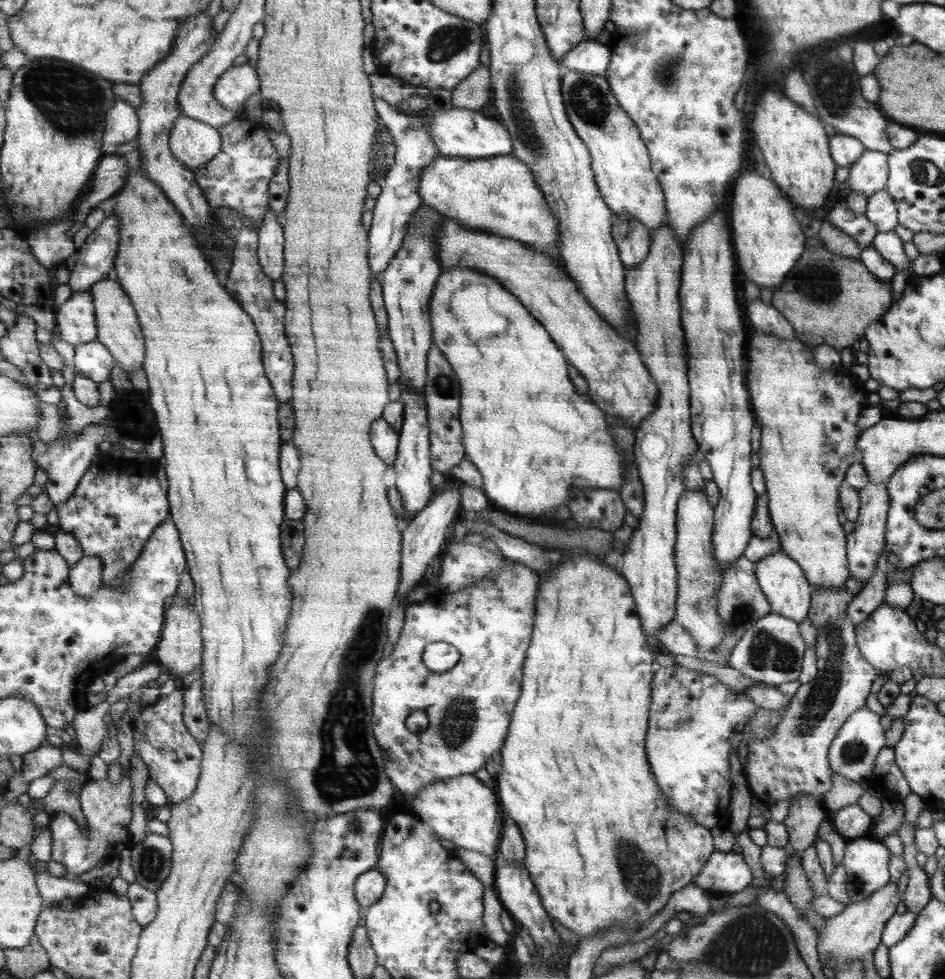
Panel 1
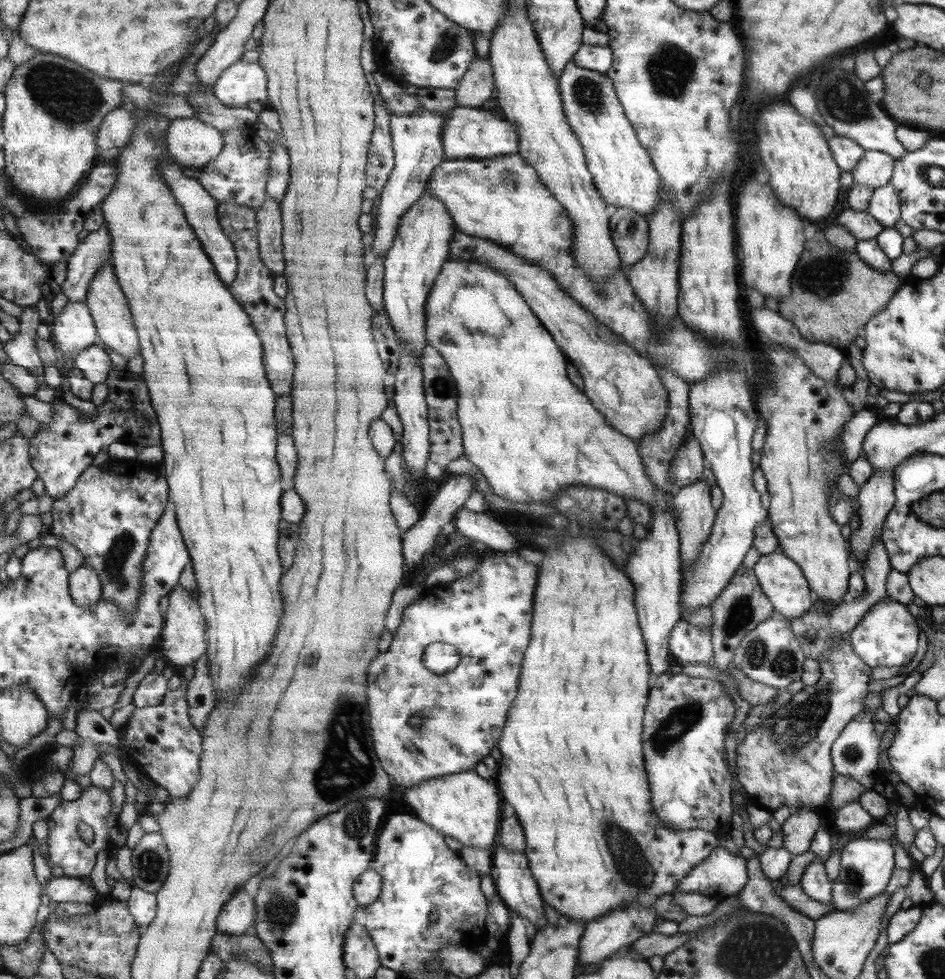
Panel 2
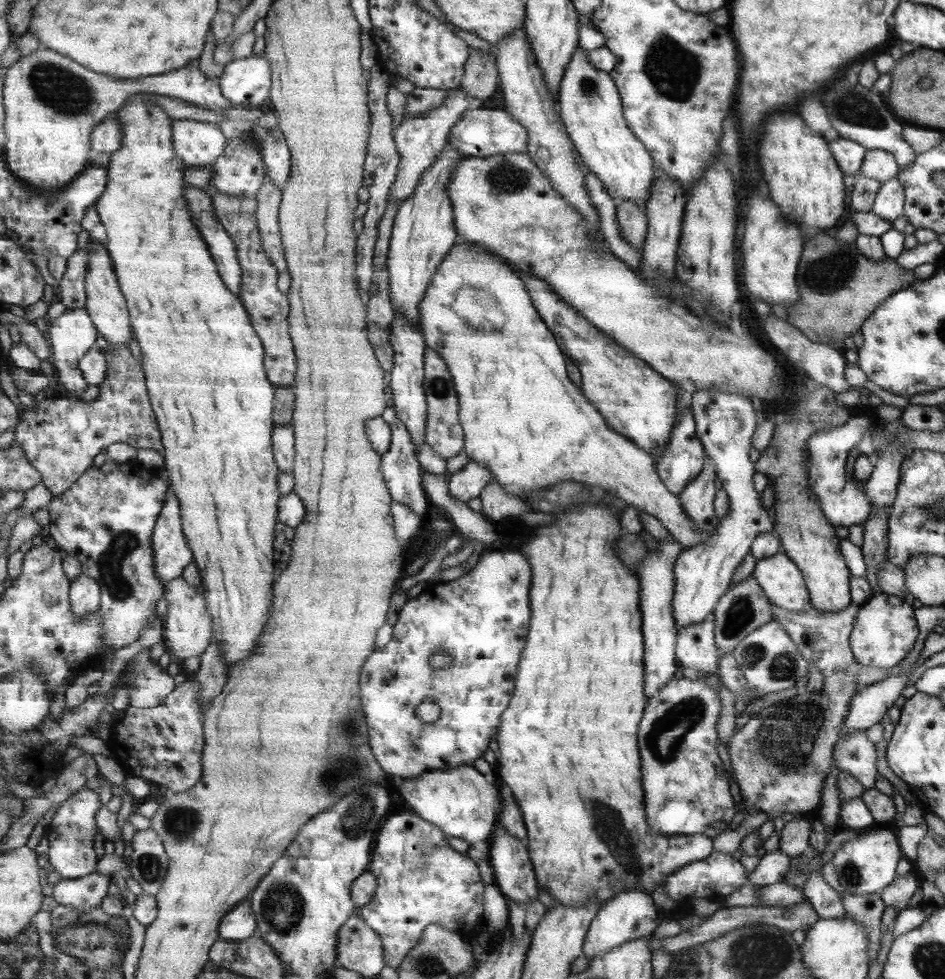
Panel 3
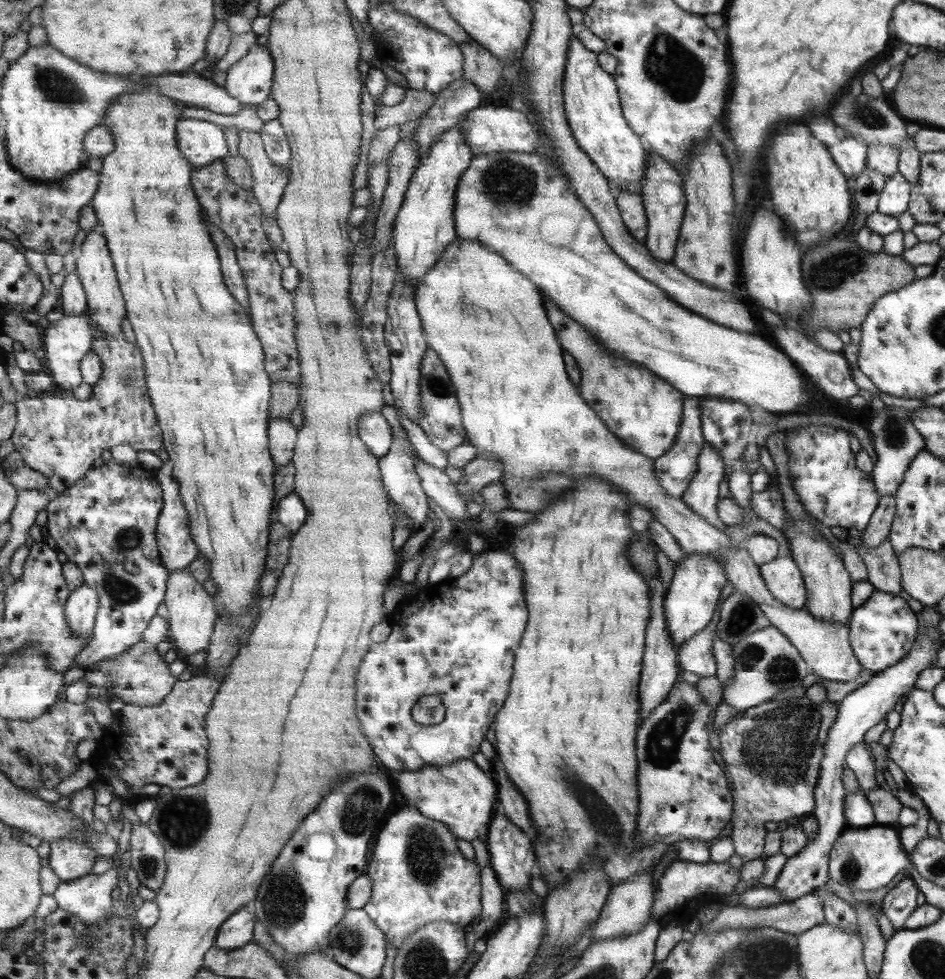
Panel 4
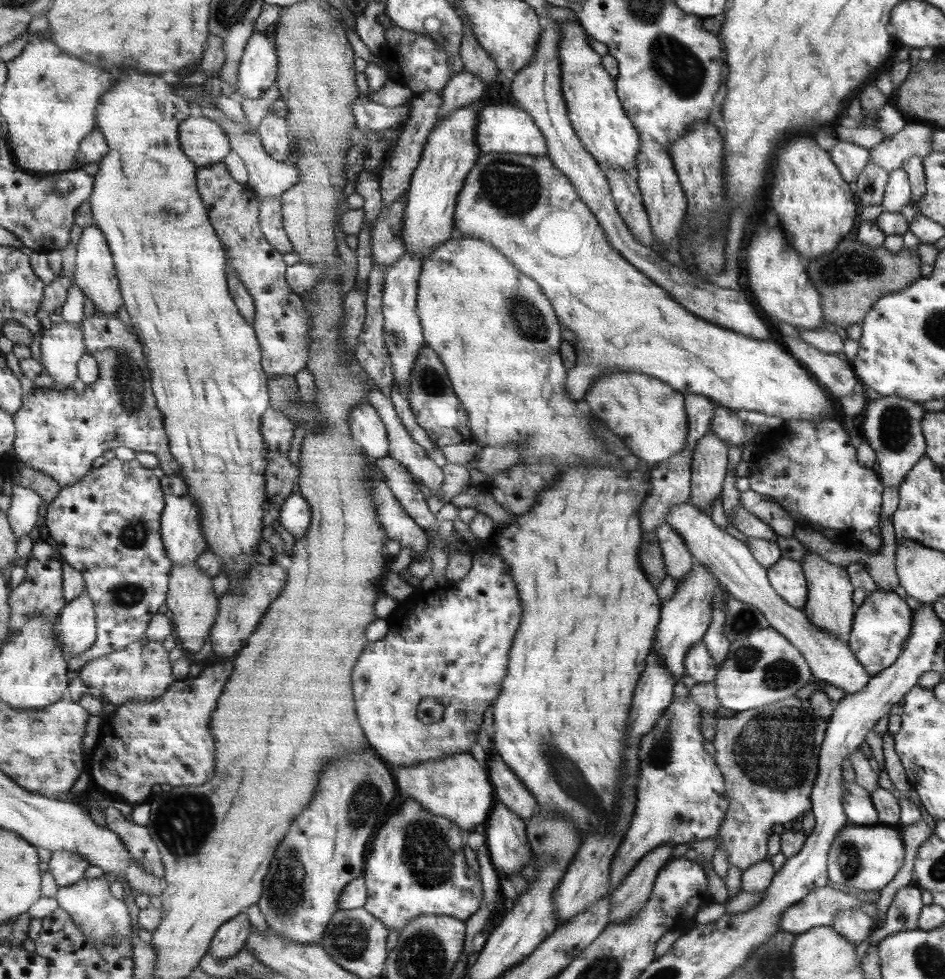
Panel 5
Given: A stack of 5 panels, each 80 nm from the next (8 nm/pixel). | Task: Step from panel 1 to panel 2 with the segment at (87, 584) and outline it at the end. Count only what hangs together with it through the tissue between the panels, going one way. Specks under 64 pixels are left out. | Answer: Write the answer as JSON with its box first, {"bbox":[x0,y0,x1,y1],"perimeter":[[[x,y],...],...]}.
{"bbox":[70,563,103,607],"perimeter":[[[83,563],[70,573],[70,592],[82,607],[97,604],[102,598],[103,587],[95,568]]]}

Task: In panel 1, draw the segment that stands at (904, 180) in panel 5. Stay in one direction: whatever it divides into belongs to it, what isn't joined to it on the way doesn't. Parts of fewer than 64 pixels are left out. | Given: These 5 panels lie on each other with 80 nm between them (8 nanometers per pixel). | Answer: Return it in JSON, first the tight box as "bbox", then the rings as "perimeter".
{"bbox":[864,188,899,232],"perimeter":[[[884,188],[867,197],[867,210],[864,215],[876,228],[876,232],[893,231],[899,222],[896,203]]]}

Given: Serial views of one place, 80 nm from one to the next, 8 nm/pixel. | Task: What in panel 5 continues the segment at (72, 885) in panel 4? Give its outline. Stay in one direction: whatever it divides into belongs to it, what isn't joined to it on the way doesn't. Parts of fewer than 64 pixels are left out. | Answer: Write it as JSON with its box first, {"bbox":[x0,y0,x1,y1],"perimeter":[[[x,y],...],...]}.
{"bbox":[42,871,133,941],"perimeter":[[[49,871],[42,873],[42,897],[57,898],[60,907],[63,907],[73,917],[78,927],[93,940],[111,941],[129,941],[129,935],[133,930],[131,926],[131,916],[125,900],[115,898],[111,892],[111,883],[117,881],[117,875],[105,873],[103,876],[94,877],[93,879],[81,879],[80,883],[73,886],[60,888],[56,882],[55,875]]]}

